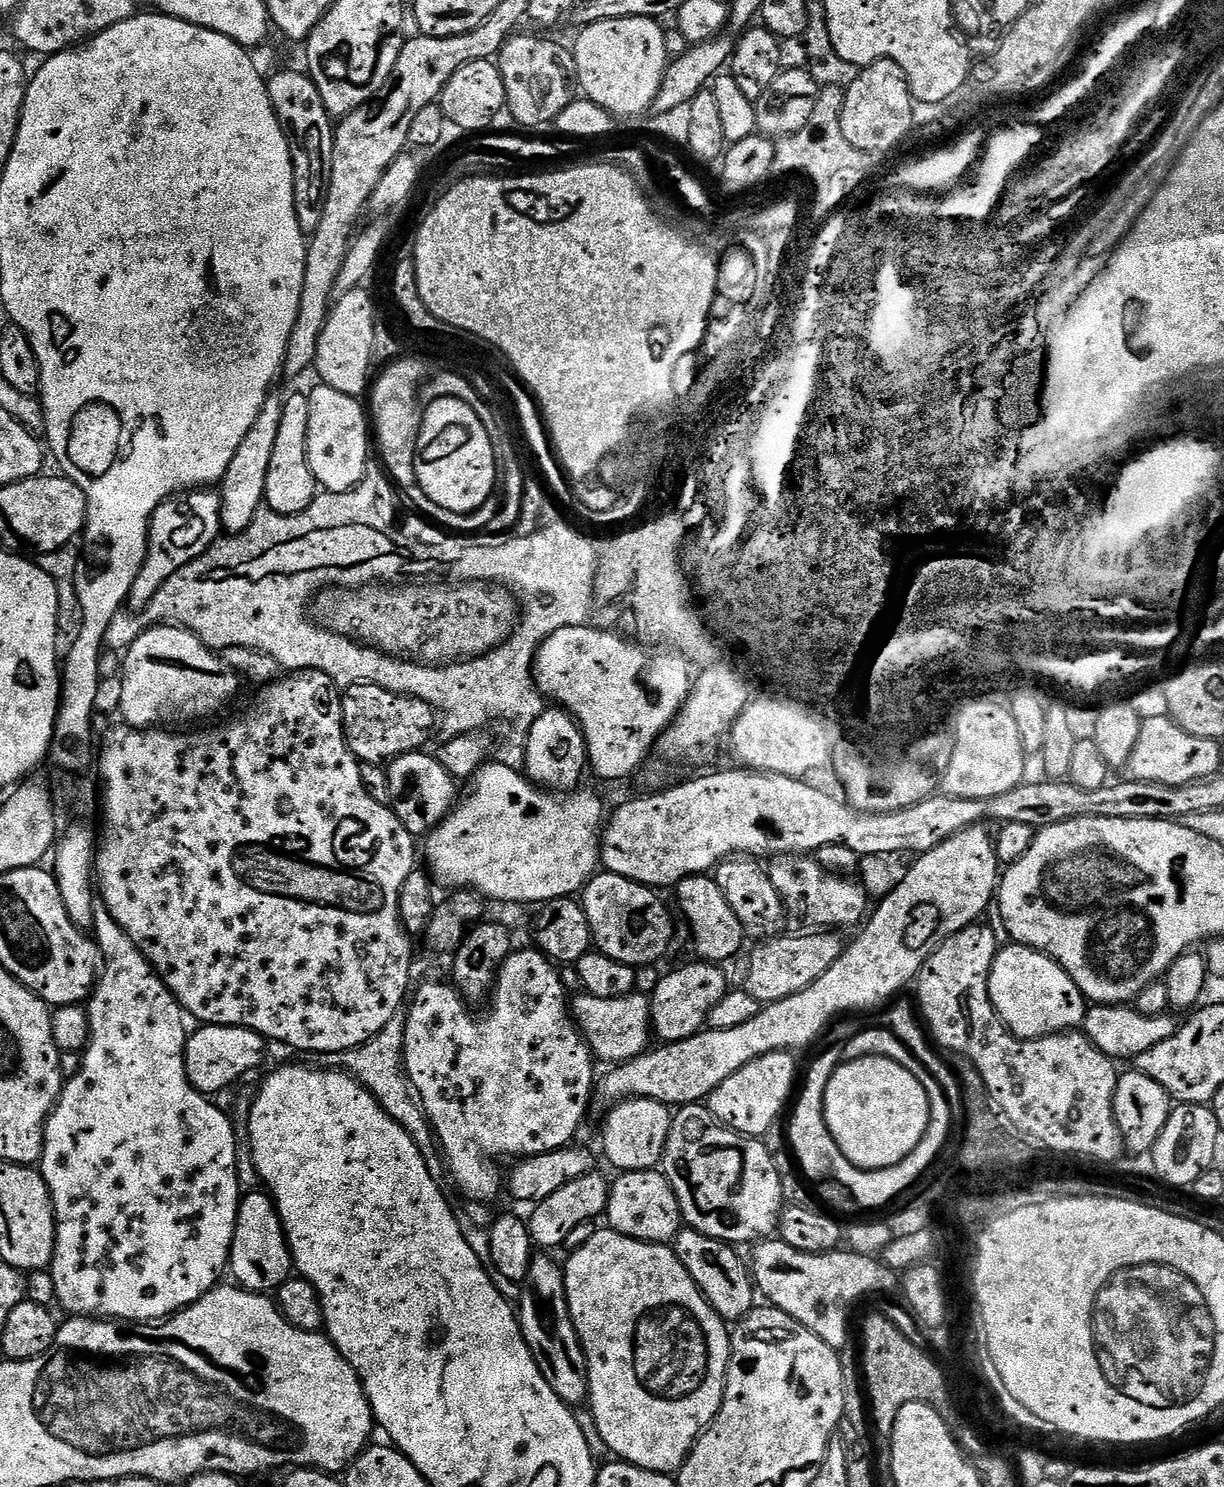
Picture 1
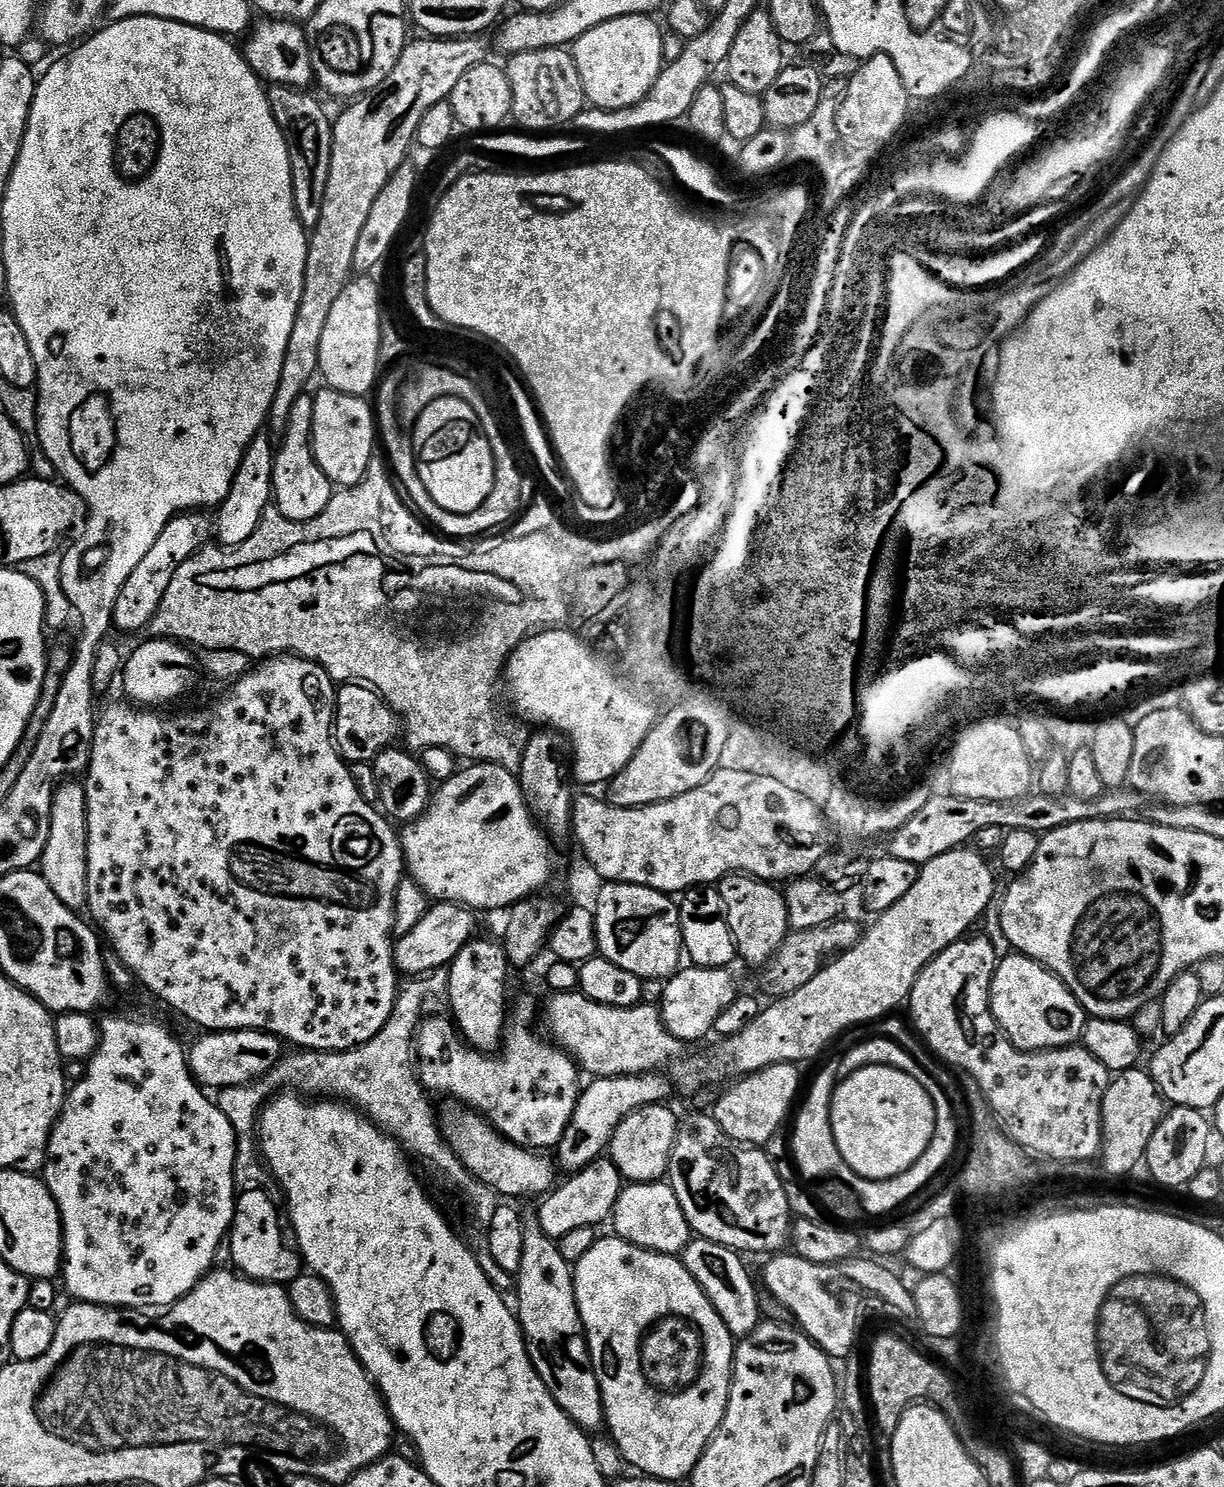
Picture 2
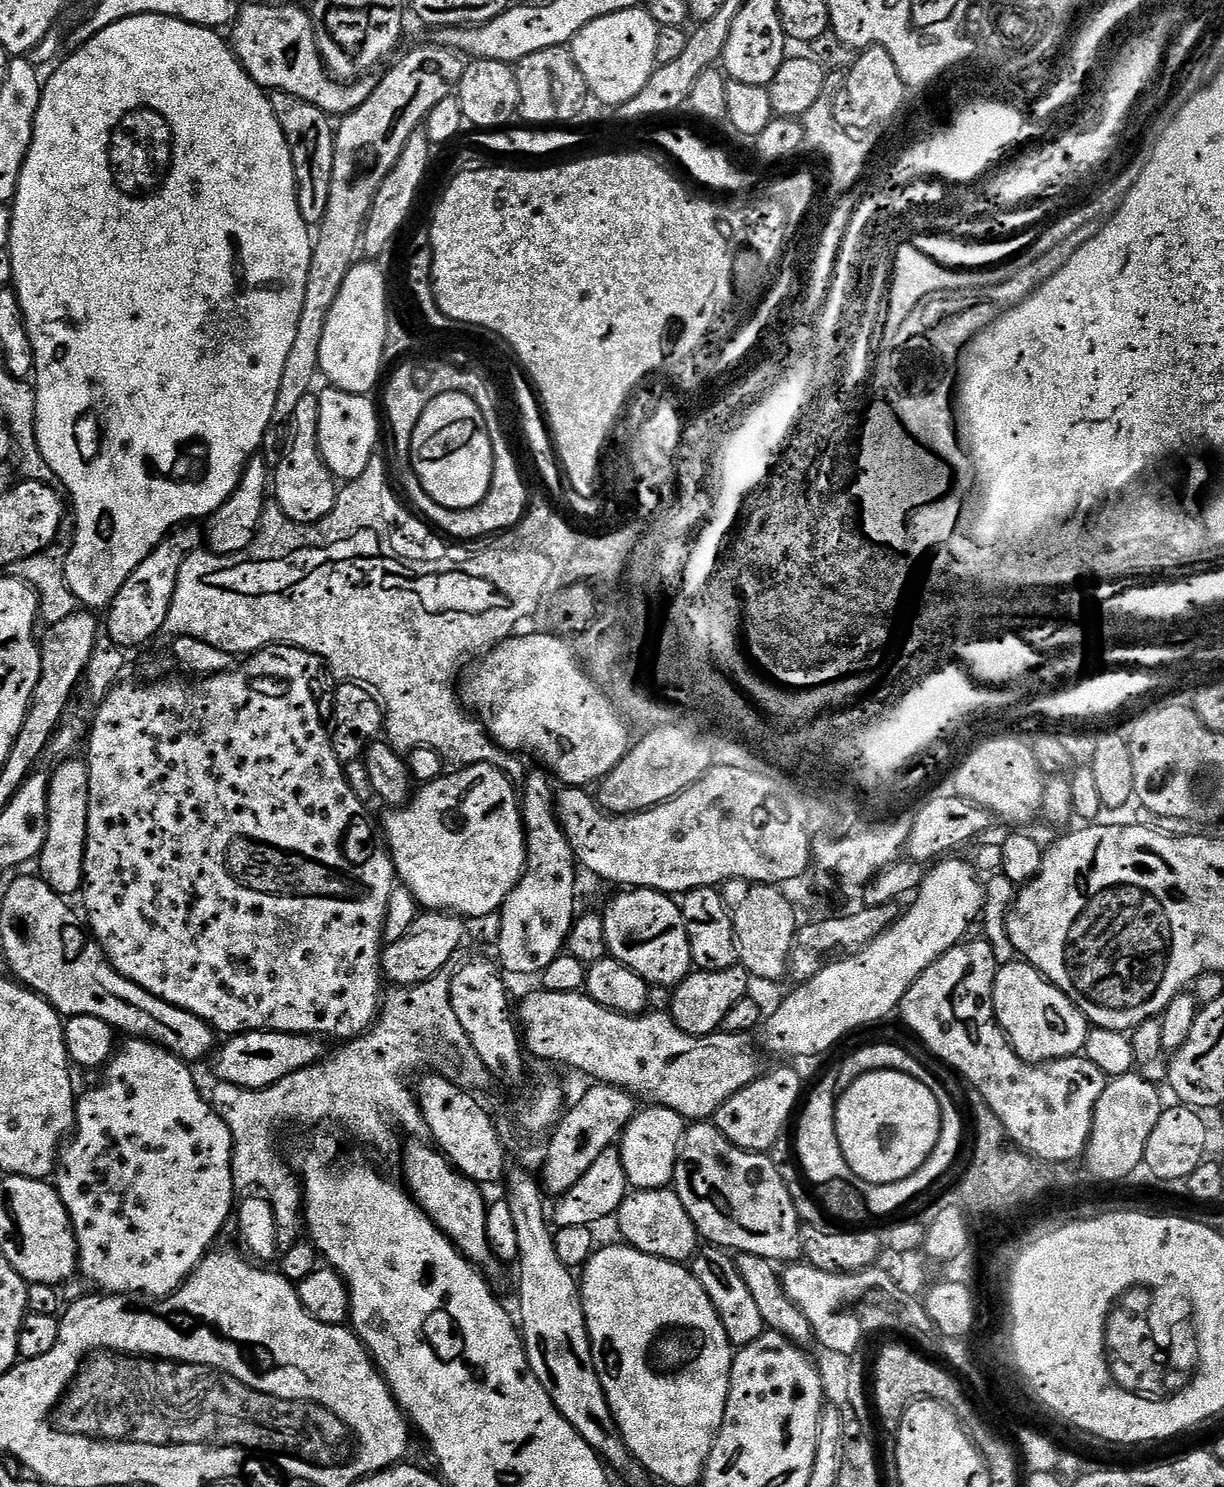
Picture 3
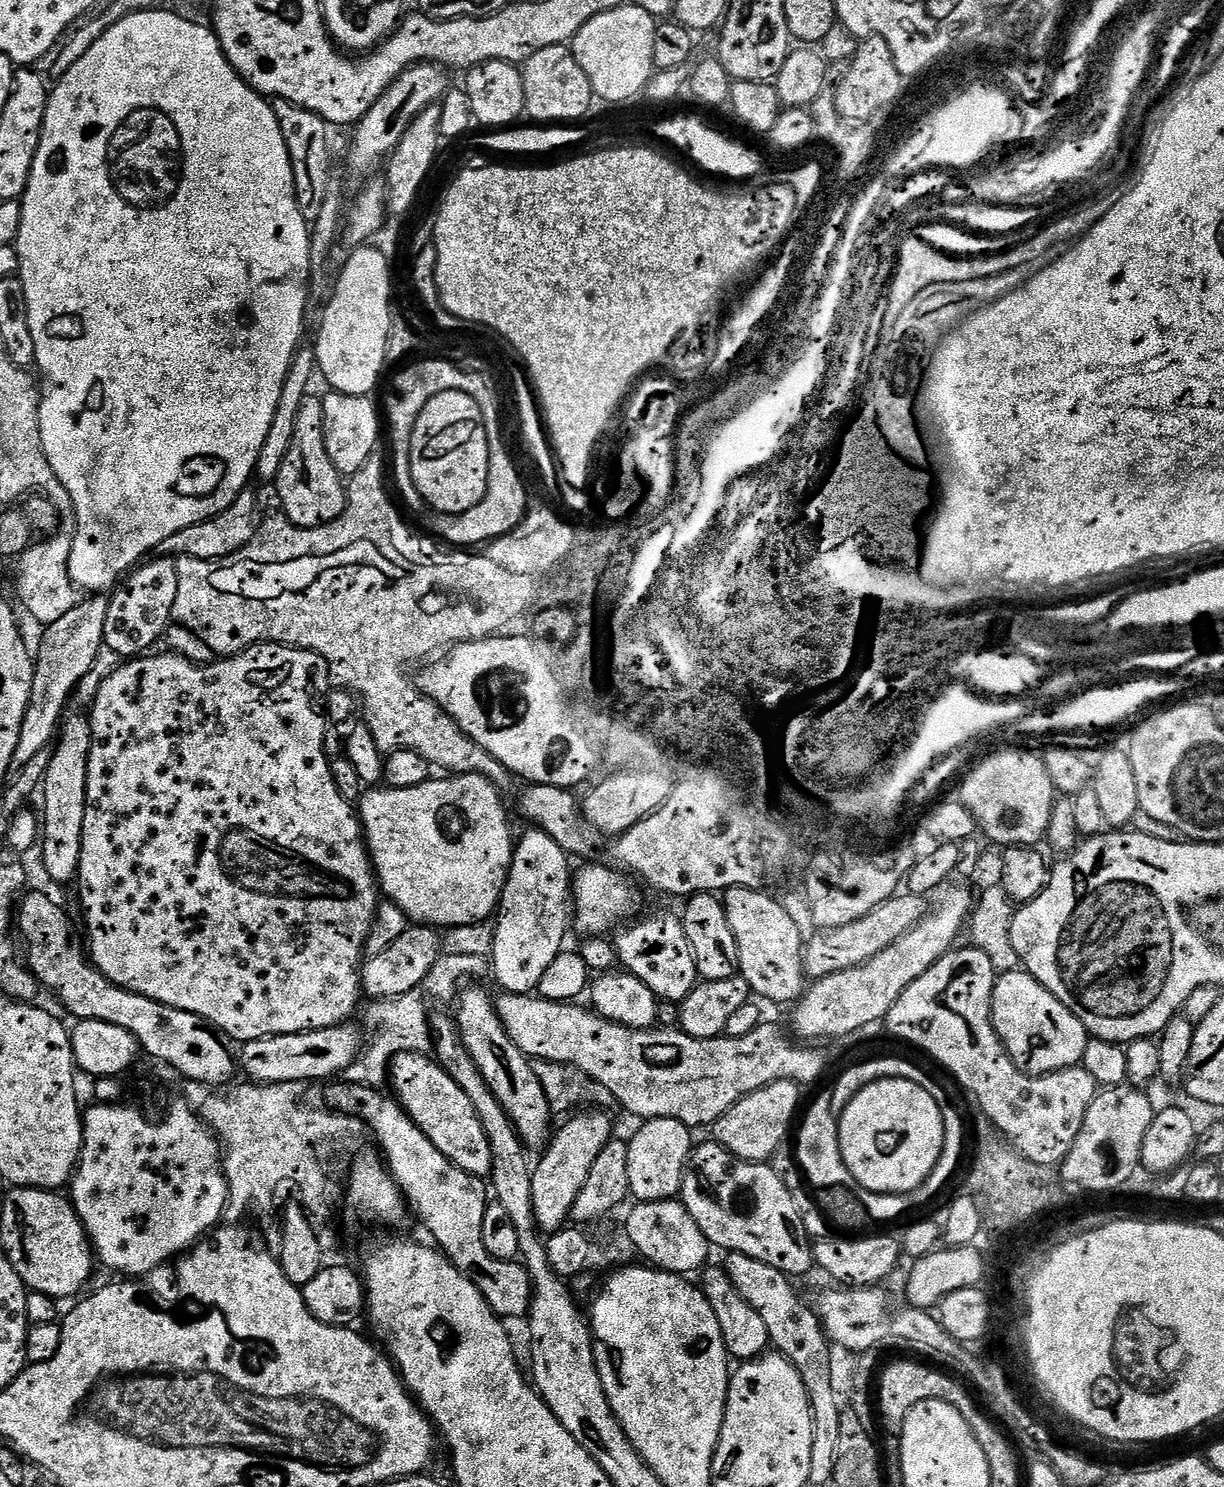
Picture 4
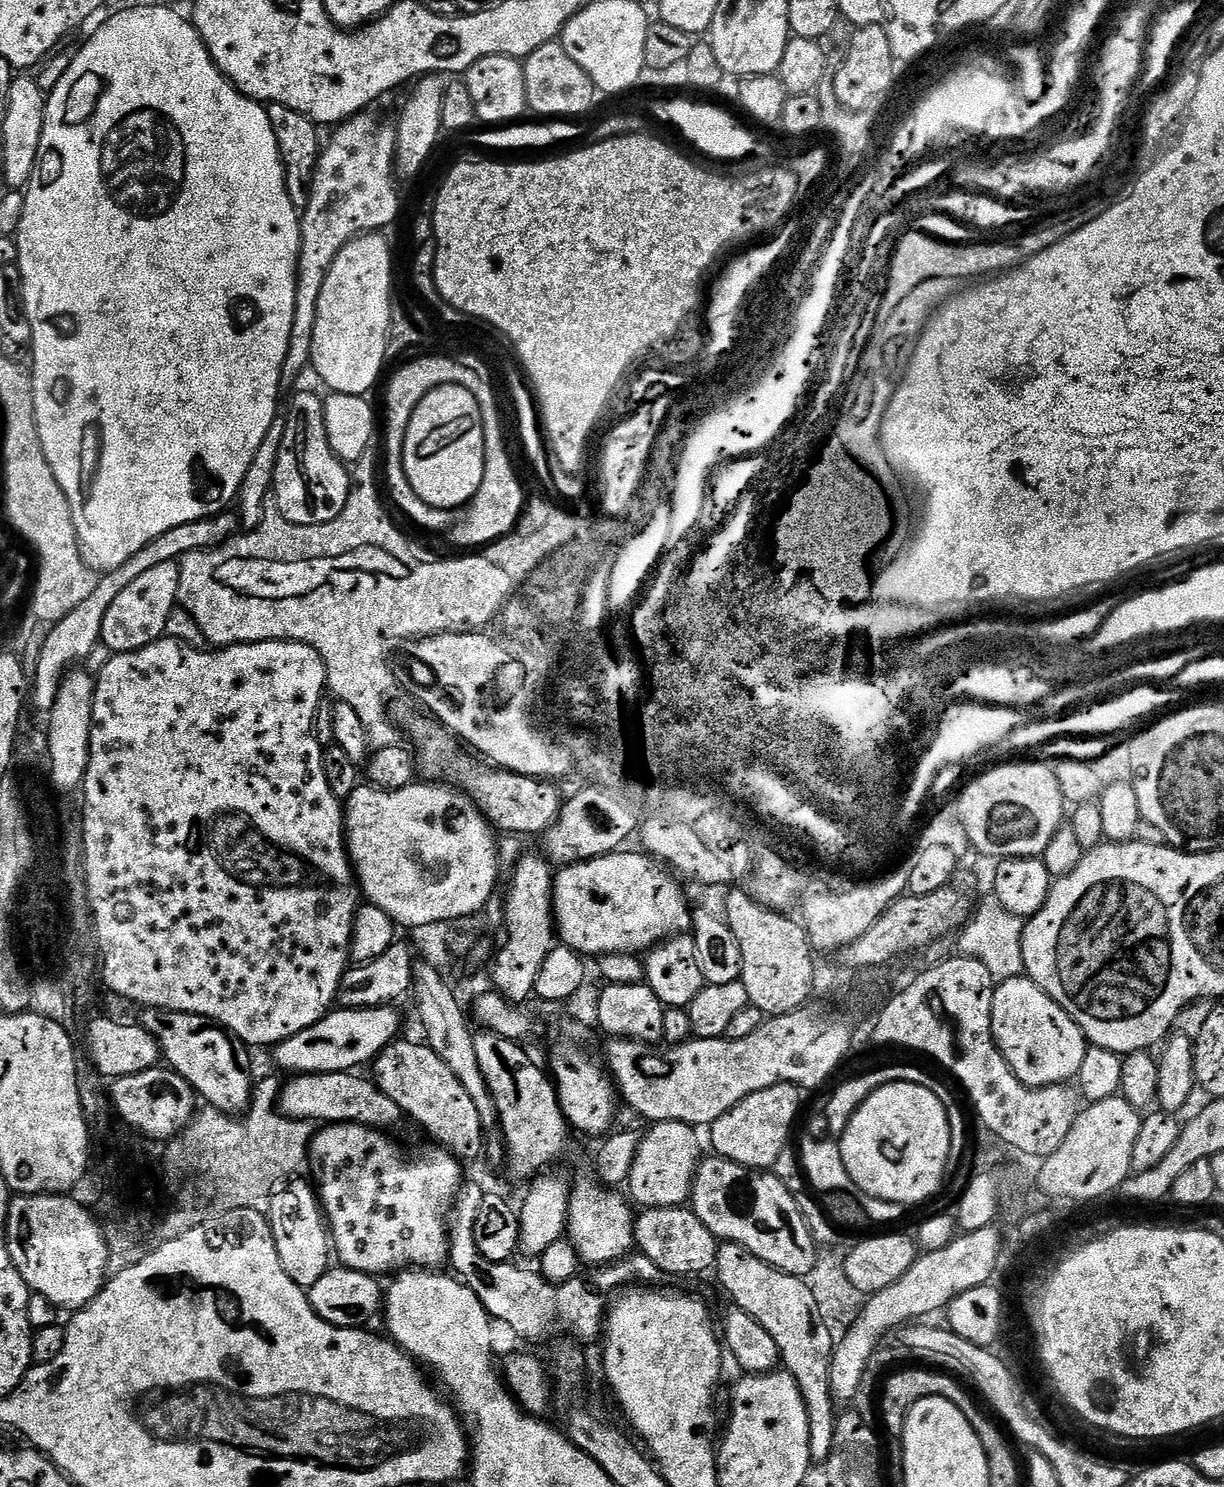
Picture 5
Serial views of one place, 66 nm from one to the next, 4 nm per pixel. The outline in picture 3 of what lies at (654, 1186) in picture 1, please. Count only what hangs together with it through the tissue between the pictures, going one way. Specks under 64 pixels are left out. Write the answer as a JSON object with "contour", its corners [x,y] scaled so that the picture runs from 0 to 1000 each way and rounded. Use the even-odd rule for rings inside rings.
{"contour":[[[548,798],[534,800],[514,801],[508,811],[503,815],[502,822],[507,825],[509,836],[514,839],[520,839],[532,845],[542,847],[549,847],[552,850],[565,848],[570,841],[570,829],[564,816],[560,816],[560,811],[557,811],[557,806]]]}

